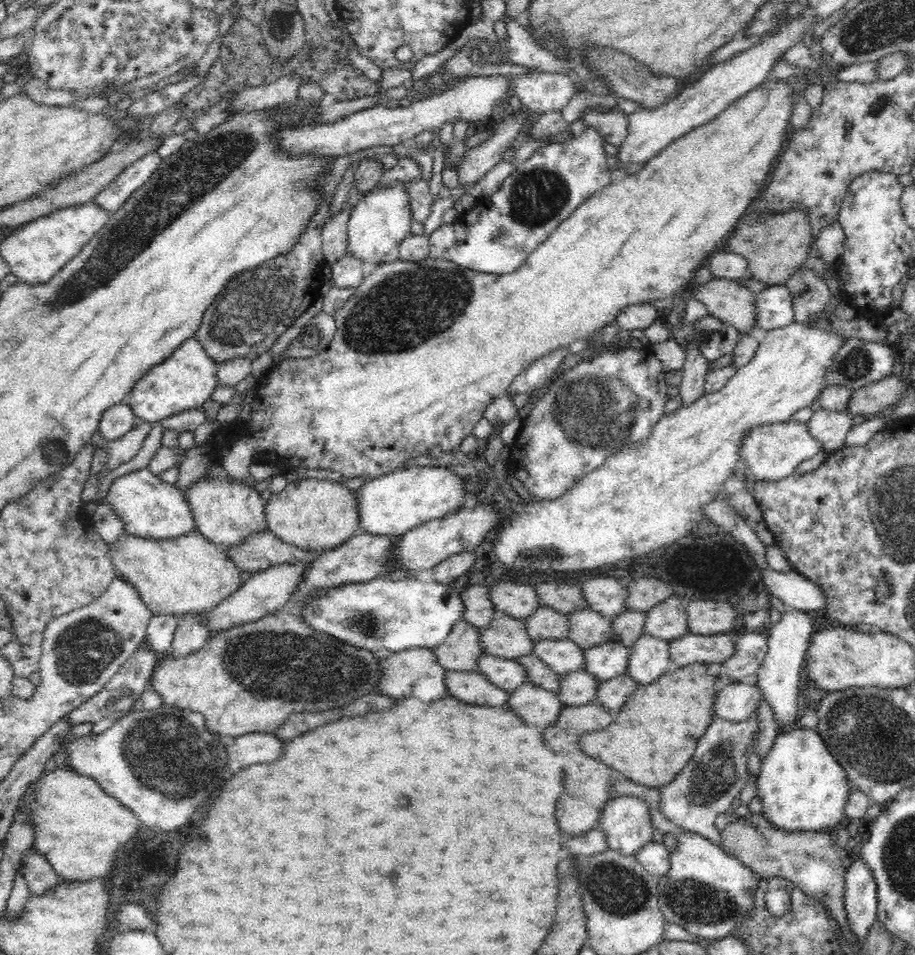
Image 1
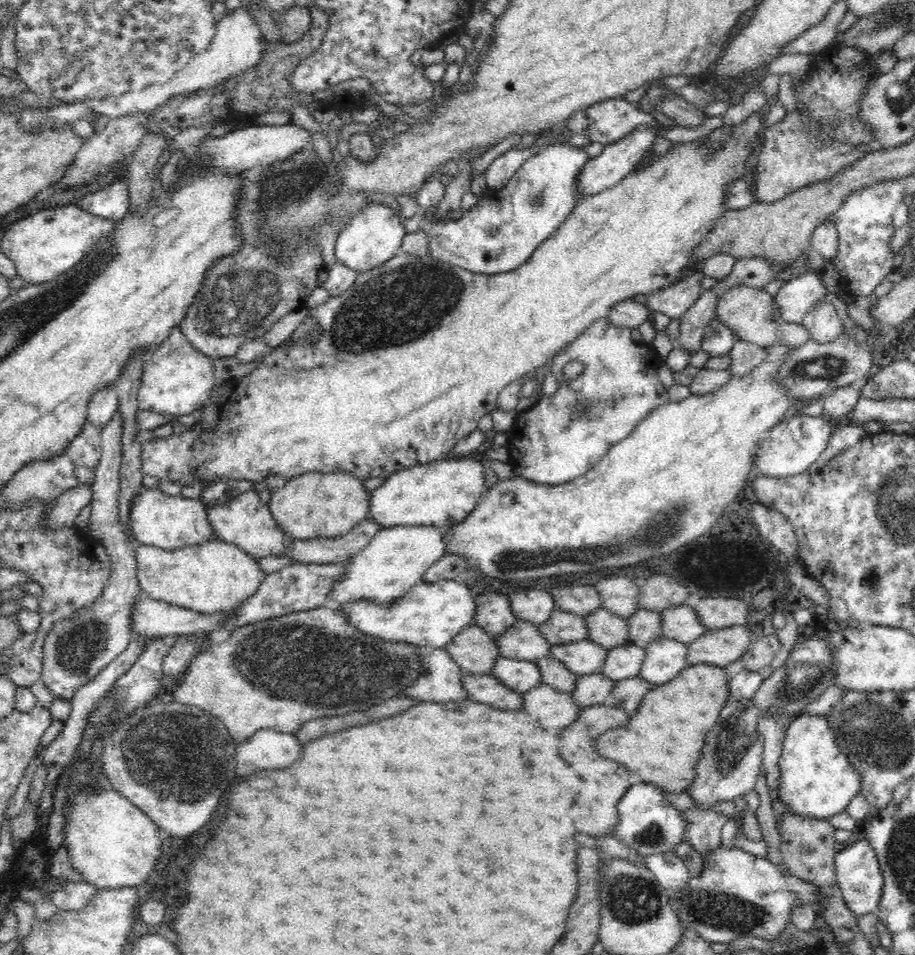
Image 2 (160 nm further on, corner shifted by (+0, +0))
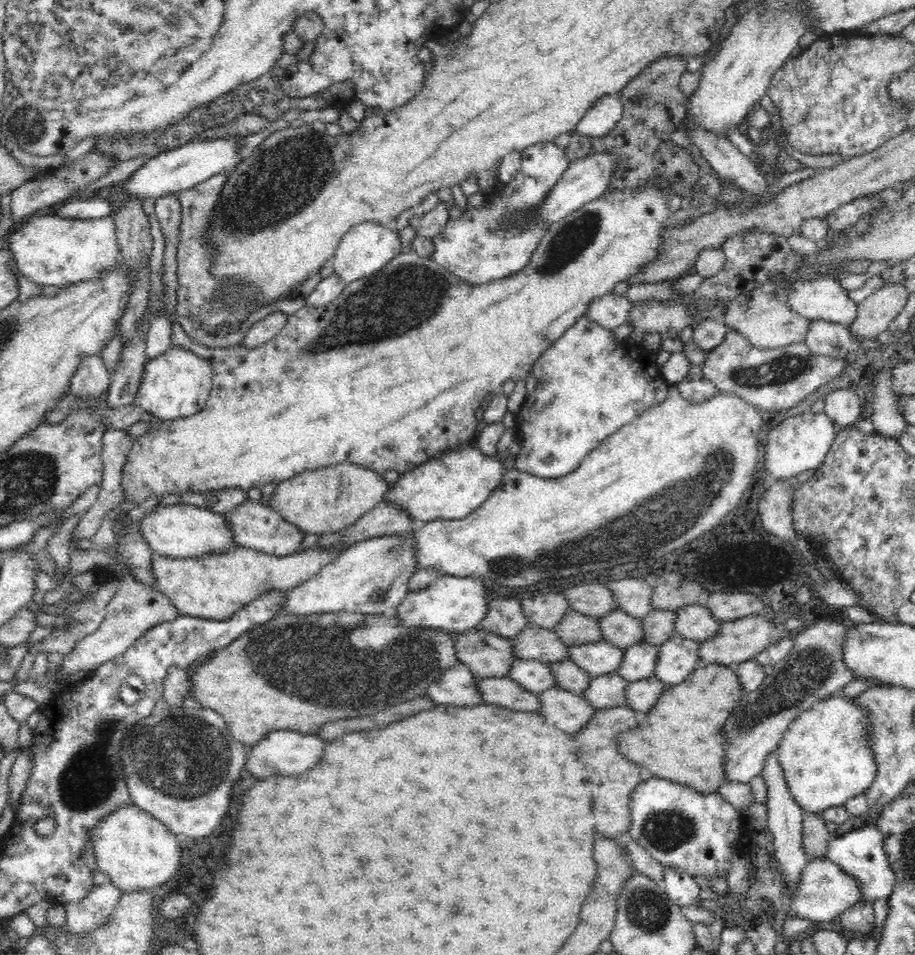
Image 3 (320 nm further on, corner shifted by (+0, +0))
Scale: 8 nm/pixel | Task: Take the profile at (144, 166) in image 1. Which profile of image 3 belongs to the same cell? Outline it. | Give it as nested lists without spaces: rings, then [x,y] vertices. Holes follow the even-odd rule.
[[[96,195],[77,196],[67,200],[63,206],[56,210],[55,215],[62,218],[75,218],[84,220],[89,218],[102,218],[111,215],[112,205]]]

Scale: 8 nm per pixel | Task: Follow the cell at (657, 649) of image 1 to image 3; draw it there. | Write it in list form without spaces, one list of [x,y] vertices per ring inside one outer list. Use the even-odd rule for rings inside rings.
[[[678,633],[662,645],[654,677],[658,677],[666,686],[676,686],[697,669],[701,645],[698,641],[684,638]]]

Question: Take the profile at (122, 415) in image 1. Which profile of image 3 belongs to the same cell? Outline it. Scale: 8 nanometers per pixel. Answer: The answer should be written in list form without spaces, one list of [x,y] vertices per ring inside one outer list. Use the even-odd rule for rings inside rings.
[[[86,355],[80,359],[78,368],[69,384],[69,391],[76,396],[96,400],[110,388],[110,373],[100,355]]]

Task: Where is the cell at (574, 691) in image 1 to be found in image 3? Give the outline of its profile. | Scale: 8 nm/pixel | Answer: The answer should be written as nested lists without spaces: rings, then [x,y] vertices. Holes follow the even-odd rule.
[[[618,673],[591,678],[584,697],[595,709],[620,707],[626,705],[626,686],[628,682]]]

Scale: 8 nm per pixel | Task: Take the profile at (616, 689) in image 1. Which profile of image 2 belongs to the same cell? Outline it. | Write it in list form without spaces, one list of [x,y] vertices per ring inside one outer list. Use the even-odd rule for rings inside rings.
[[[640,675],[616,681],[614,690],[610,692],[608,703],[614,707],[624,709],[632,717],[638,712],[638,706],[642,704],[646,692],[652,688],[654,686],[640,677]]]

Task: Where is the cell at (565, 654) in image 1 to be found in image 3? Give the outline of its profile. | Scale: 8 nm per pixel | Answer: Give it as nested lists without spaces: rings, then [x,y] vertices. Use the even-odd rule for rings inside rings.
[[[604,640],[580,646],[570,646],[569,659],[578,664],[591,678],[616,673],[623,661],[625,649]]]

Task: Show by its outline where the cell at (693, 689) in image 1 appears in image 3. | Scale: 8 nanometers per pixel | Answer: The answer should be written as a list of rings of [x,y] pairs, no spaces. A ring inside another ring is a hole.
[[[733,666],[697,668],[684,682],[666,687],[638,728],[618,736],[618,751],[658,778],[674,780],[704,795],[717,793],[726,782],[722,728],[742,698],[741,686]]]

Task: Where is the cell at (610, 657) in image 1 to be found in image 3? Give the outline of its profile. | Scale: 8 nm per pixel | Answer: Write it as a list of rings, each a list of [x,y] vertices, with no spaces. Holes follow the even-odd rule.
[[[642,640],[635,646],[625,649],[622,664],[616,673],[626,679],[628,683],[650,678],[654,676],[659,653],[660,647]]]

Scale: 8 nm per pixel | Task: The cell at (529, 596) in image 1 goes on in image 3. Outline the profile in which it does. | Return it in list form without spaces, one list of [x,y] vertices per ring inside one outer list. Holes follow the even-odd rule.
[[[564,593],[542,594],[520,602],[528,622],[539,627],[553,630],[562,622],[564,614],[570,610]]]

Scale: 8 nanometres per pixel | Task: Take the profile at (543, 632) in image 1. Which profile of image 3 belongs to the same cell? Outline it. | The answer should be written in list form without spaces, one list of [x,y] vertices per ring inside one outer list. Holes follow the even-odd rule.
[[[571,609],[564,614],[562,622],[553,630],[569,647],[602,641],[602,629],[598,618]]]

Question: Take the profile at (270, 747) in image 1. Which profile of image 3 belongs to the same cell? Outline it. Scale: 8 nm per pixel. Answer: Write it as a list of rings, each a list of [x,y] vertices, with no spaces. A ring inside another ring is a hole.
[[[274,731],[268,732],[258,744],[248,748],[245,768],[256,778],[268,778],[272,774],[276,776],[298,776],[306,770],[314,768],[320,758],[324,756],[324,748],[328,742],[316,733],[301,733],[298,731]]]

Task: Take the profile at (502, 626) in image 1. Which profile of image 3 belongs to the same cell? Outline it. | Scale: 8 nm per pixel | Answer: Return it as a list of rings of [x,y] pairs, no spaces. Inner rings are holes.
[[[529,623],[512,639],[513,654],[521,660],[538,660],[545,665],[569,659],[569,646],[554,633]]]

